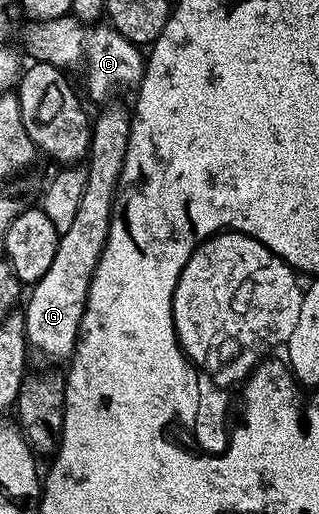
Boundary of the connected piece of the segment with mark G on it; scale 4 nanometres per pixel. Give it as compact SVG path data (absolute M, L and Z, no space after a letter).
M119 103L104 104L100 108L103 110L97 115L94 114L91 123L91 144L87 147L85 158L87 178L85 179L85 195L81 195L81 207L77 207L77 215L73 219L73 224L69 226L69 231L59 234L57 255L53 255L53 264L50 265L49 271L45 271L45 275L41 275L41 279L29 289L31 298L27 301L27 309L25 308L27 344L34 352L36 349L41 356L48 357L51 361L66 362L75 351L75 343L79 340L81 319L87 306L91 280L109 235L109 223L111 222L117 183L121 175L121 167L125 163L125 151L129 151L129 135L133 116L132 110L128 106L126 109L123 105L115 104Z

